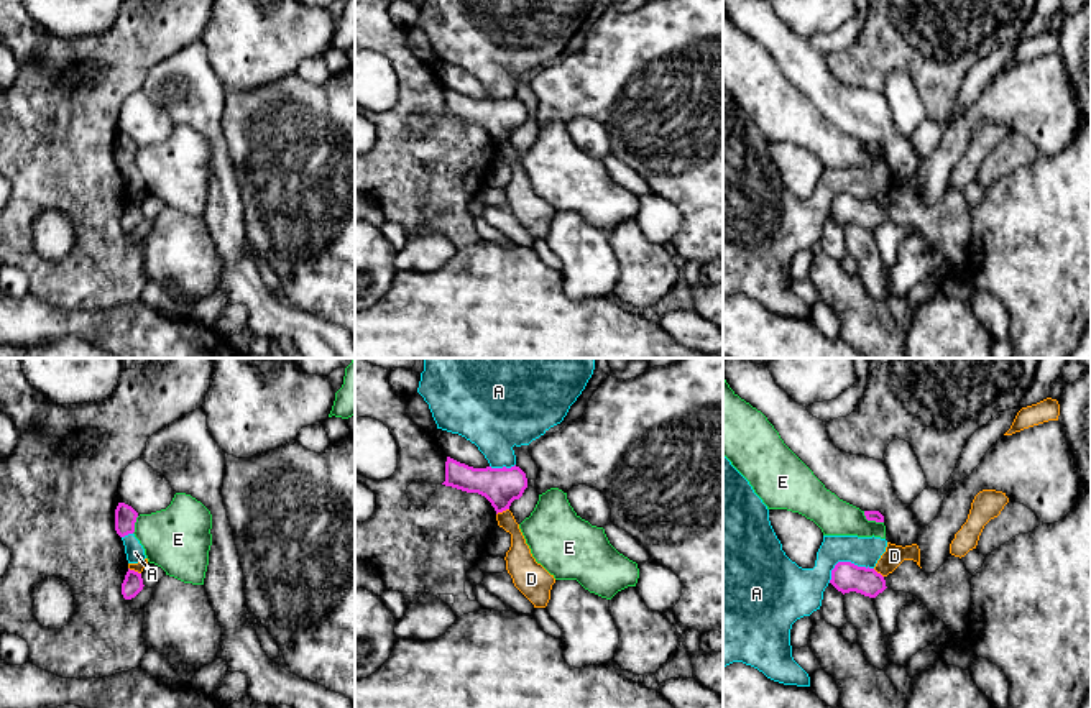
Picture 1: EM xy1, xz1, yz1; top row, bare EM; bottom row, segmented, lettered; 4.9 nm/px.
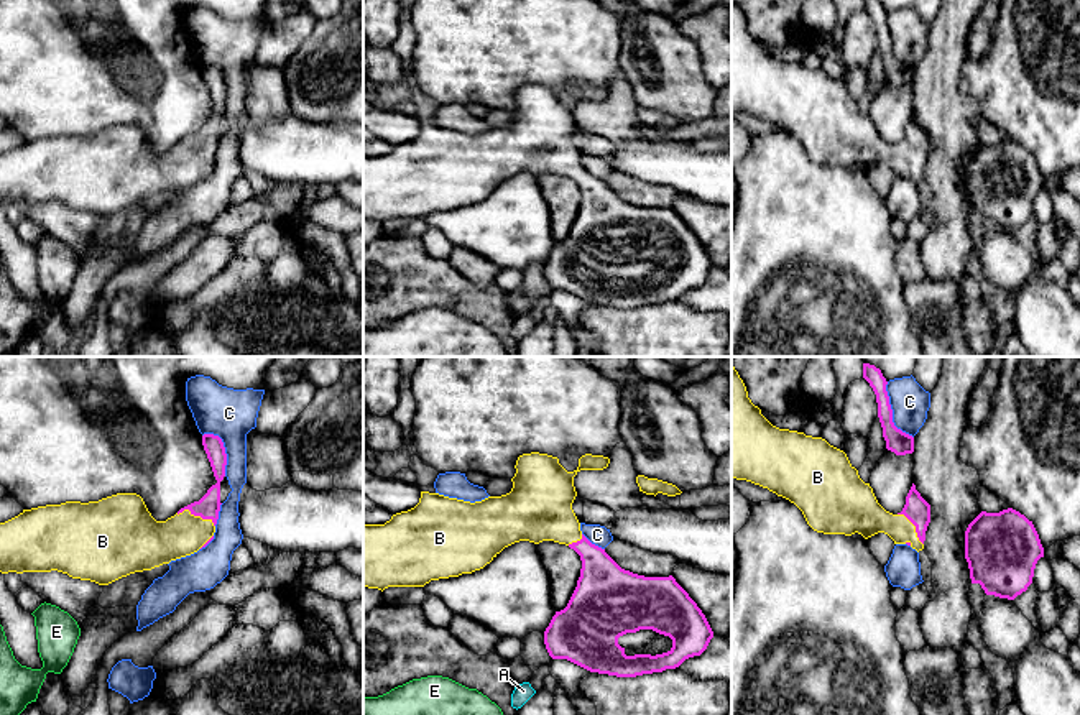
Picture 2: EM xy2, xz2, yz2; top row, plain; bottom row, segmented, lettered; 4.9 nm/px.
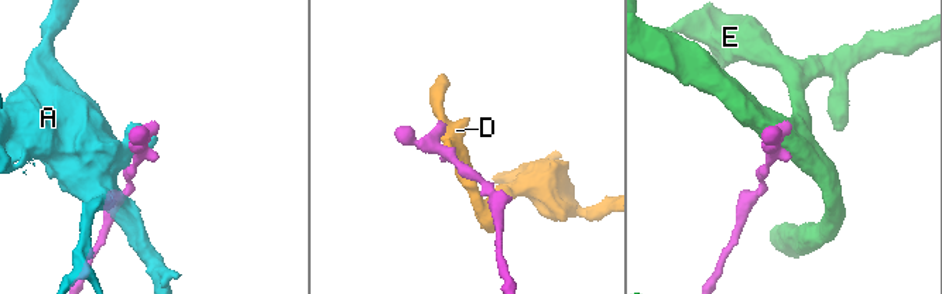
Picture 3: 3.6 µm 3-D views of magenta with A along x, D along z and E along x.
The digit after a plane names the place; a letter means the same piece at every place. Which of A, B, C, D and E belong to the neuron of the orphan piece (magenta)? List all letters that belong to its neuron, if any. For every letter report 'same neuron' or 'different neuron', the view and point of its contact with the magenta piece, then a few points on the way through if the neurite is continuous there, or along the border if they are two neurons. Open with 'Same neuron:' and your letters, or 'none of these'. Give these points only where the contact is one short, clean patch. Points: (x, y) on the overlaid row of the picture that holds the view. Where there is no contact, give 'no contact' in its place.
Same neuron: B
A: different neuron; meets magenta in yz1 at (845, 562)
B: same neuron; meets magenta in xy2 at (196, 515); runs through xy2 (207, 507), (196, 515), (171, 539), (153, 543)
C: different neuron; meets magenta in yz2 at (891, 413)
D: different neuron; meets magenta in xy1 at (133, 570); border along xy1 (128, 567), (140, 574)
E: different neuron; meets magenta in yz1 at (871, 519); border along yz1 (863, 511), (868, 519), (883, 523)

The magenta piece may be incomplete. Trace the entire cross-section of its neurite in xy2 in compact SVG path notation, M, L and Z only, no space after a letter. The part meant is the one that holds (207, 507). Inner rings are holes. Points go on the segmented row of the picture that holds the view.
M204 434L202 445L217 480L199 500L166 521L156 521L136 493L117 493L99 501L66 501L23 510L0 523L0 572L51 572L108 585L135 572L151 570L205 547L215 533L220 511L220 482L227 454L219 436Z

